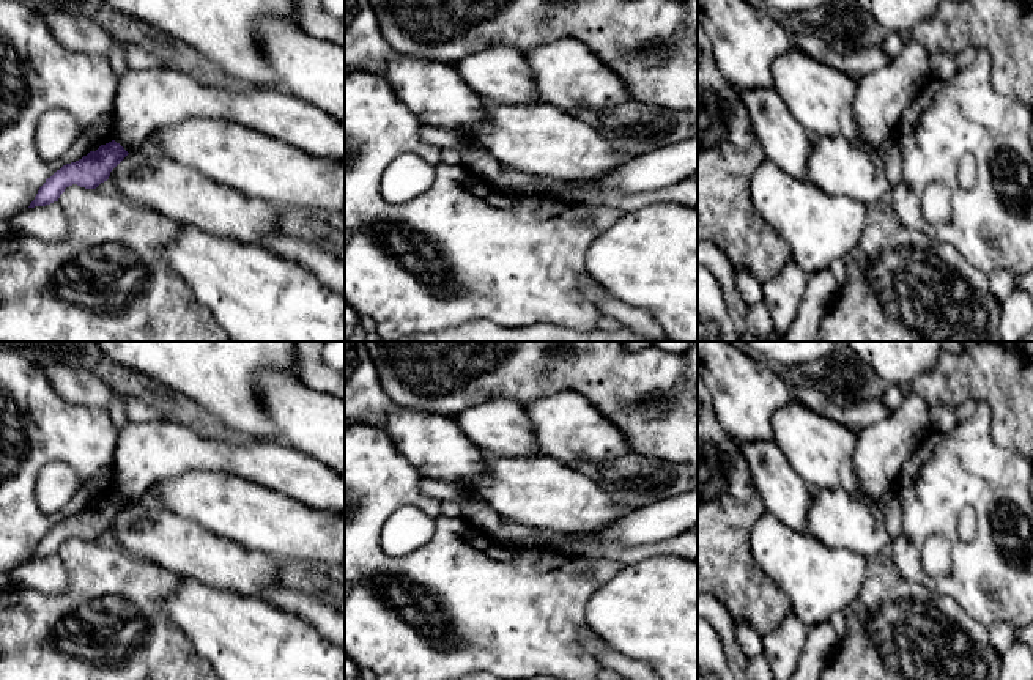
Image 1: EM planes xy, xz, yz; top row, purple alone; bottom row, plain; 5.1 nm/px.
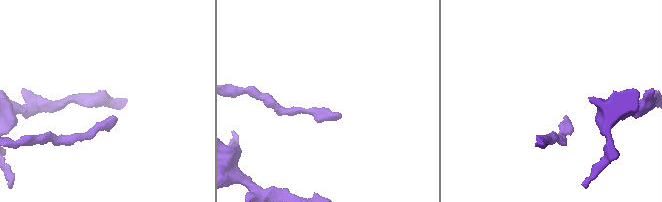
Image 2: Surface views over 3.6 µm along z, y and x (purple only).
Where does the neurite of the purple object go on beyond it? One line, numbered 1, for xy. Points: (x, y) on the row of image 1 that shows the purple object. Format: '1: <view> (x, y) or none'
1: none

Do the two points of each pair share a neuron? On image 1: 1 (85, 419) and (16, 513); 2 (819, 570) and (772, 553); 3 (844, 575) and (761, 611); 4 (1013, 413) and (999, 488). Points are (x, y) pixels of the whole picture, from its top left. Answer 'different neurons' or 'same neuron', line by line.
1: same neuron
2: same neuron
3: different neurons
4: different neurons

